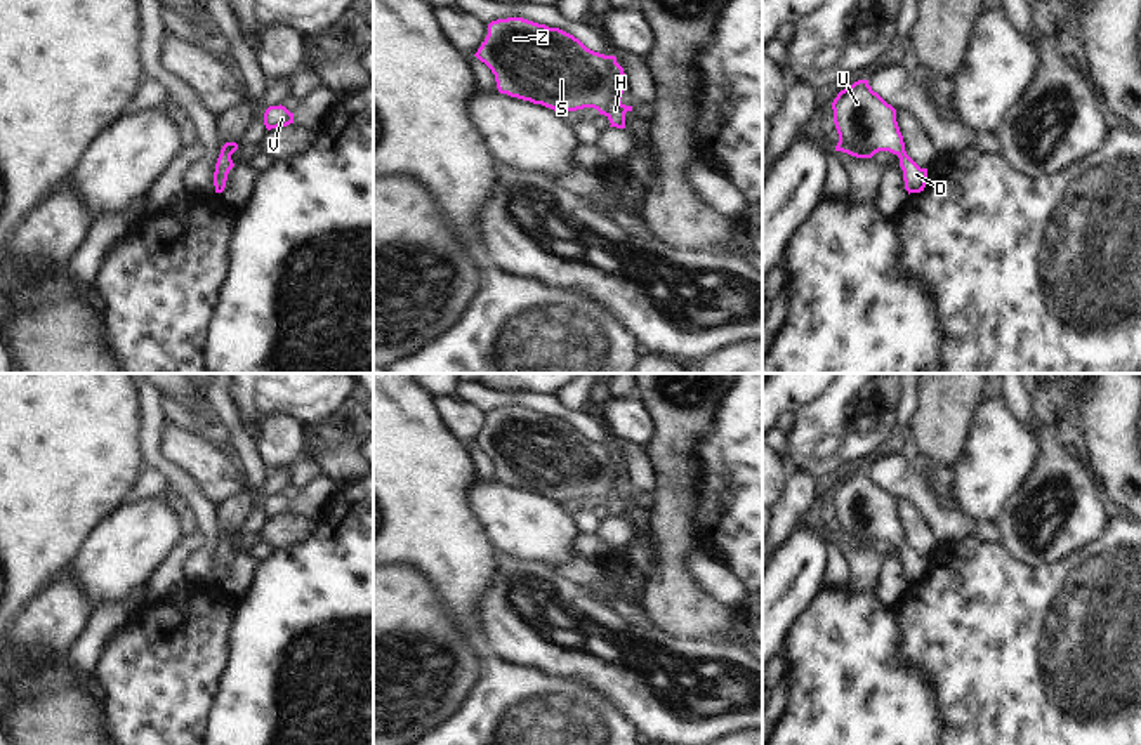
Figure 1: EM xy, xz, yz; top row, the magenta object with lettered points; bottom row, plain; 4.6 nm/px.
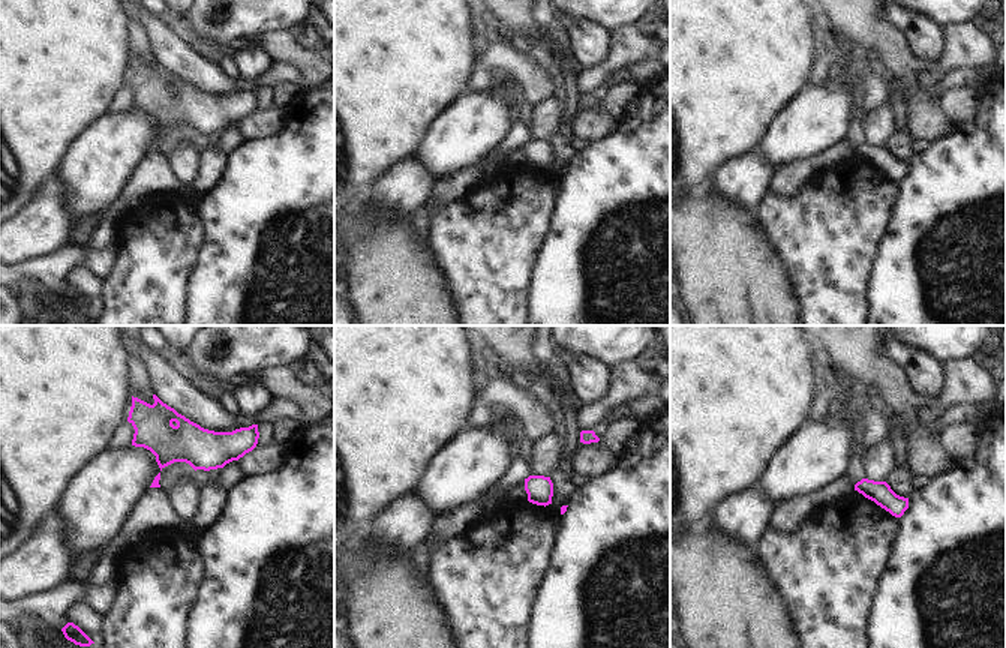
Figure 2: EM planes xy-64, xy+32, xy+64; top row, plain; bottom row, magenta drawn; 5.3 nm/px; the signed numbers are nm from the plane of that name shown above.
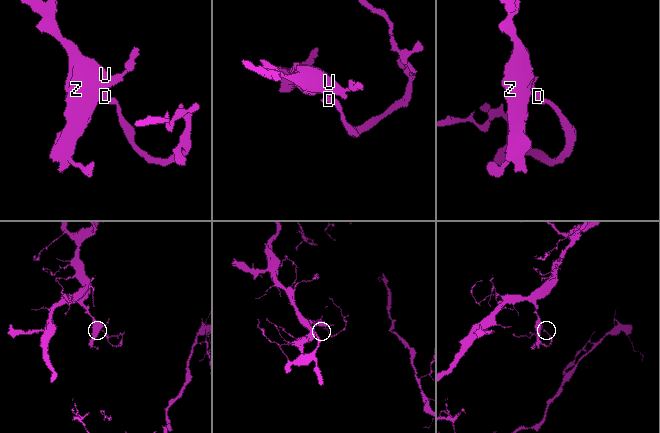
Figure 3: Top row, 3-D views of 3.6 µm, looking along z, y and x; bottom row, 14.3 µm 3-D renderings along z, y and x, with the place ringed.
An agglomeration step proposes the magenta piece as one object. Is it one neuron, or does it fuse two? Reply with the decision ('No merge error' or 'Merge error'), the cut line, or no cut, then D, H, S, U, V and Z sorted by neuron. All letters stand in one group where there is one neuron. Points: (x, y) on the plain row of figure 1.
No merge error. No split. Groups: D H S U V Z

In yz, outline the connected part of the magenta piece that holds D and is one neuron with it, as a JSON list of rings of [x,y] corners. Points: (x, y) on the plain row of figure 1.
[[[858,469],[841,479],[832,498],[839,523],[835,540],[856,547],[872,547],[879,540],[889,540],[900,547],[908,583],[924,580],[927,557],[920,557],[907,544],[896,498],[872,479],[868,469]]]

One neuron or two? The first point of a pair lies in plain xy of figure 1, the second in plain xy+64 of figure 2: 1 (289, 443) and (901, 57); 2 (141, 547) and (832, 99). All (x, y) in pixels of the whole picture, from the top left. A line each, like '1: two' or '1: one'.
1: two
2: one

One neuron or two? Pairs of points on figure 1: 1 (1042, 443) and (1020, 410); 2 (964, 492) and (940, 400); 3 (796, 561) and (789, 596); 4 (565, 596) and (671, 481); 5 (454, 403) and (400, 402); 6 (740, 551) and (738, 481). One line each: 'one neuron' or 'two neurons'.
1: one neuron
2: two neurons
3: one neuron
4: two neurons
5: two neurons
6: one neuron

